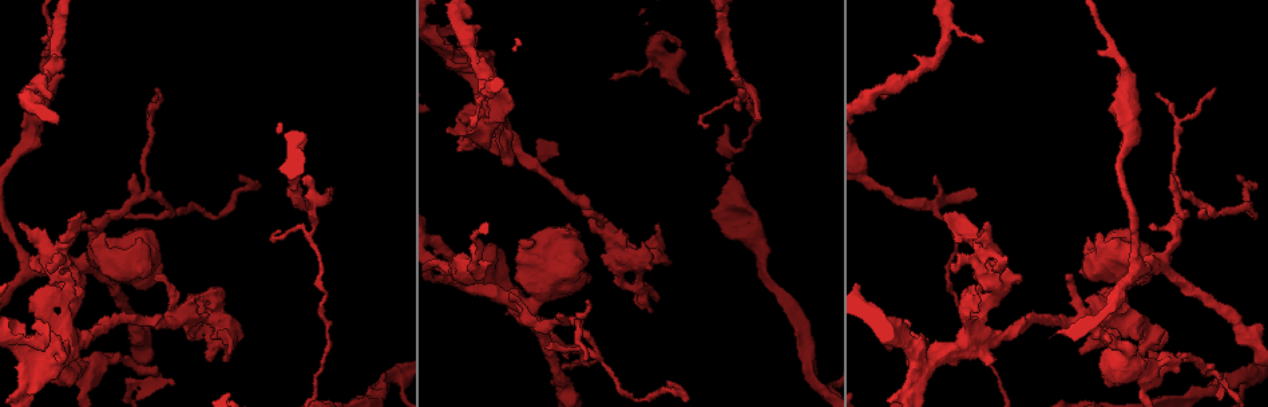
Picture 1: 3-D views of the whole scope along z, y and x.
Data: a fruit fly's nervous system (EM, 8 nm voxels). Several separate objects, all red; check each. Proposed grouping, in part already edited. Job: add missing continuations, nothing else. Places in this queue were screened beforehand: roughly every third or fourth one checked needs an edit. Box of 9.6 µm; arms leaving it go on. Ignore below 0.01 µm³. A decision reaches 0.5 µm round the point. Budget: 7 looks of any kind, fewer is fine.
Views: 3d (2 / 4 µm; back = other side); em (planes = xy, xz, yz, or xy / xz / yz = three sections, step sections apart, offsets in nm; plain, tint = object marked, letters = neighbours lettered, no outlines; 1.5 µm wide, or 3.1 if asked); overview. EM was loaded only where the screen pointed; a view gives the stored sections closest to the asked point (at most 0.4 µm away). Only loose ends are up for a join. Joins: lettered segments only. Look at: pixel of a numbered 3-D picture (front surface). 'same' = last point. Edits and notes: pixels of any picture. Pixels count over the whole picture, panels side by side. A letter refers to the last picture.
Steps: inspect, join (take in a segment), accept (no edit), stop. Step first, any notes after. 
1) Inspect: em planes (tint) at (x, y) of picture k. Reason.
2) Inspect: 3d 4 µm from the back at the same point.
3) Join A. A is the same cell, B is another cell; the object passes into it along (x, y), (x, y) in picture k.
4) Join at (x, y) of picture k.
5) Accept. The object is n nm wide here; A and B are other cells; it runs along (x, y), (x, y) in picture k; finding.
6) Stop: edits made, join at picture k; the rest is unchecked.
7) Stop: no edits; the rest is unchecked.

Inspect: em planes (letters) at (84, 279) of picture 1. Branch stops here.

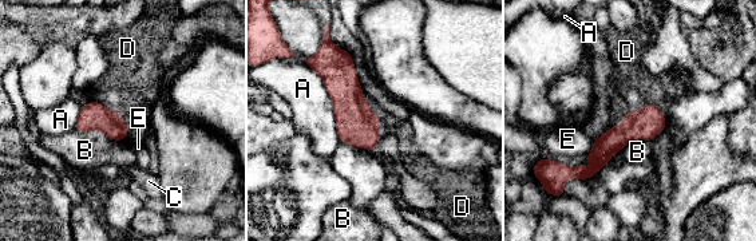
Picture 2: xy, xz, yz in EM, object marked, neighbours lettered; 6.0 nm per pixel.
Accept. A, B, C, D and E are other cells; none of them fits.

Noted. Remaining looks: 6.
Inspect: 3d 2 µm at (450, 133) of picture 1. An open end.

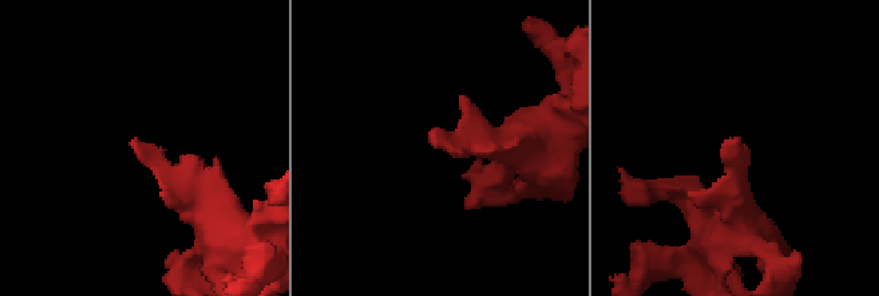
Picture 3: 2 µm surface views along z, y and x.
Inspect: em planes (letters) at (734, 137) of picture 3.

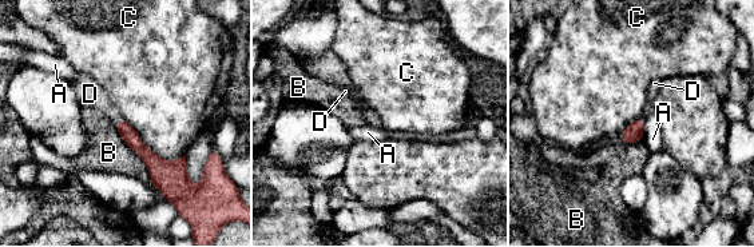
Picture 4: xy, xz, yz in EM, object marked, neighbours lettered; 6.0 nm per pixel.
Join D. D is the same cell, A, B and C are other cells; the object passes into it along (131, 138), (119, 122), (90, 94) in picture 4; the neuron continues.

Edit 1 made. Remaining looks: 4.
Inspect: overview.

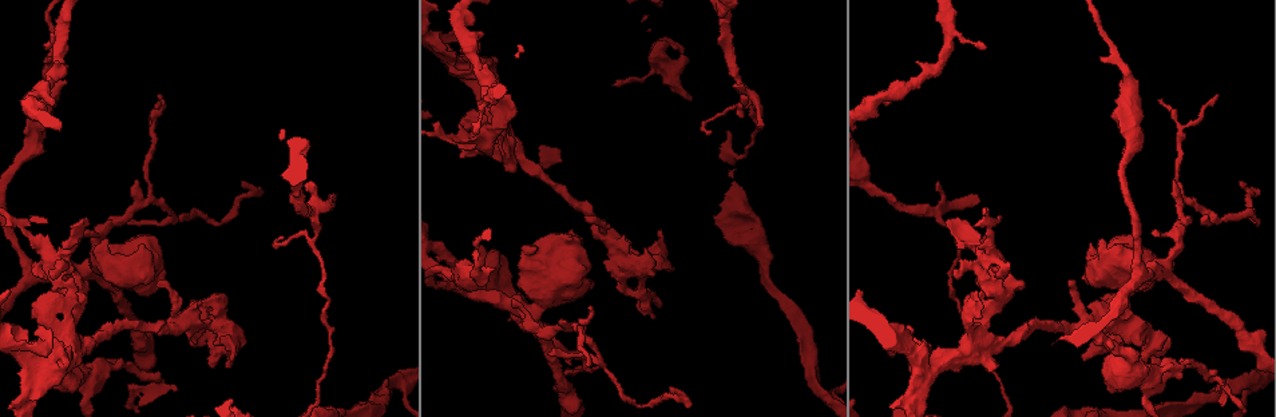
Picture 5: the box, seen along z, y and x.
Inspect: 3d 2 µm at (1144, 343) of picture 5. Stops while still wide.

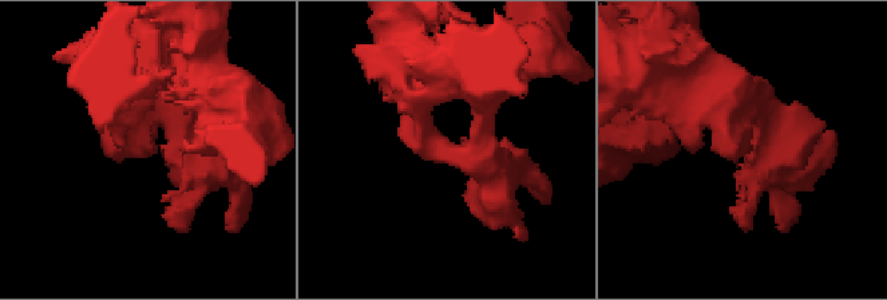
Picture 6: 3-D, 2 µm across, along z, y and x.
Inspect: em xz step 4 (tint) at (737, 155) of picture 6.

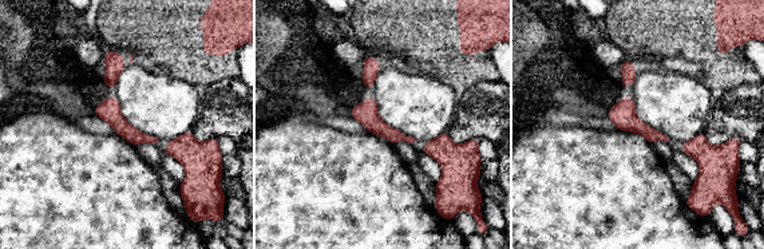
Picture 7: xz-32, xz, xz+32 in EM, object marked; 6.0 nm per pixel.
Inspect: em planes (letters) at the same point. Cut it another way.

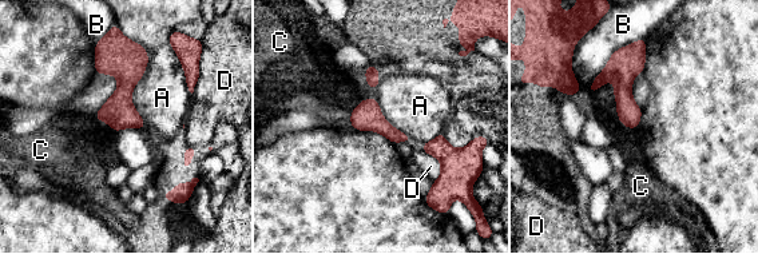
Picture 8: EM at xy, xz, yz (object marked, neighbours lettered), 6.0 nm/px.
Accept. A, B, C and D are other cells; a border runs along (122, 34), (147, 54), (145, 122) in picture 8; no lettered segment goes on from it.

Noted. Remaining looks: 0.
Stop: edits made, join at picture 4; the rest is unchecked.

